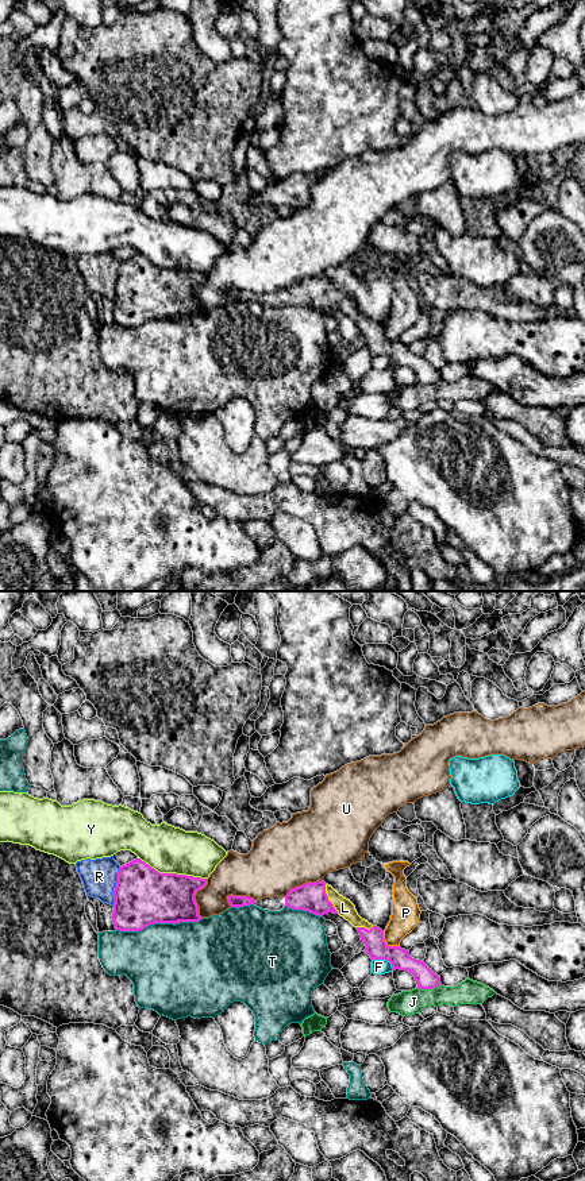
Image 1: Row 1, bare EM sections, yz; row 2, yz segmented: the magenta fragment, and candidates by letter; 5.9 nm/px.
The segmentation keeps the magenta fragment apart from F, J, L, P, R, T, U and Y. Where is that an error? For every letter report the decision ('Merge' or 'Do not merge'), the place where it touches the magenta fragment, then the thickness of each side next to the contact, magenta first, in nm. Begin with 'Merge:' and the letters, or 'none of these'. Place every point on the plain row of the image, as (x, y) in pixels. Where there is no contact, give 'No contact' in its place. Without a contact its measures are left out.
Merge: L
F: Do not merge. Touches magenta at yz (385, 354). Thickness 130 nm (magenta) against 100 nm
J: Do not merge. Touches magenta at yz (428, 383). Thickness 120 nm (magenta) against 140 nm
L: Merge. Touches magenta at yz (327, 294). Thickness 170 nm (magenta) against 100 nm
P: Do not merge. Touches magenta at yz (385, 339). Thickness 130 nm (magenta) against 170 nm
R: Do not merge. Touches magenta at yz (116, 281). Thickness 340 nm (magenta) against 220 nm
T: Do not merge. Touches magenta at yz (146, 321). Thickness 340 nm (magenta) against 480 nm
U: Do not merge. Touches magenta at yz (193, 293). Thickness 300 nm (magenta) against 200 nm
Y: Do not merge. Touches magenta at yz (172, 269). Thickness 340 nm (magenta) against 280 nm

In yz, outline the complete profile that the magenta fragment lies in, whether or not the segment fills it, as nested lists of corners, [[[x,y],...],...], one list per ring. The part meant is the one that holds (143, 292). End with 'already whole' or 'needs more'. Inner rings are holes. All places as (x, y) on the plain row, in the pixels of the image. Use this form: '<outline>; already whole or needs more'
[[[141,254],[122,260],[113,285],[115,324],[141,327],[154,319],[199,317],[195,290],[205,281],[201,273],[159,269]]]; already whole

